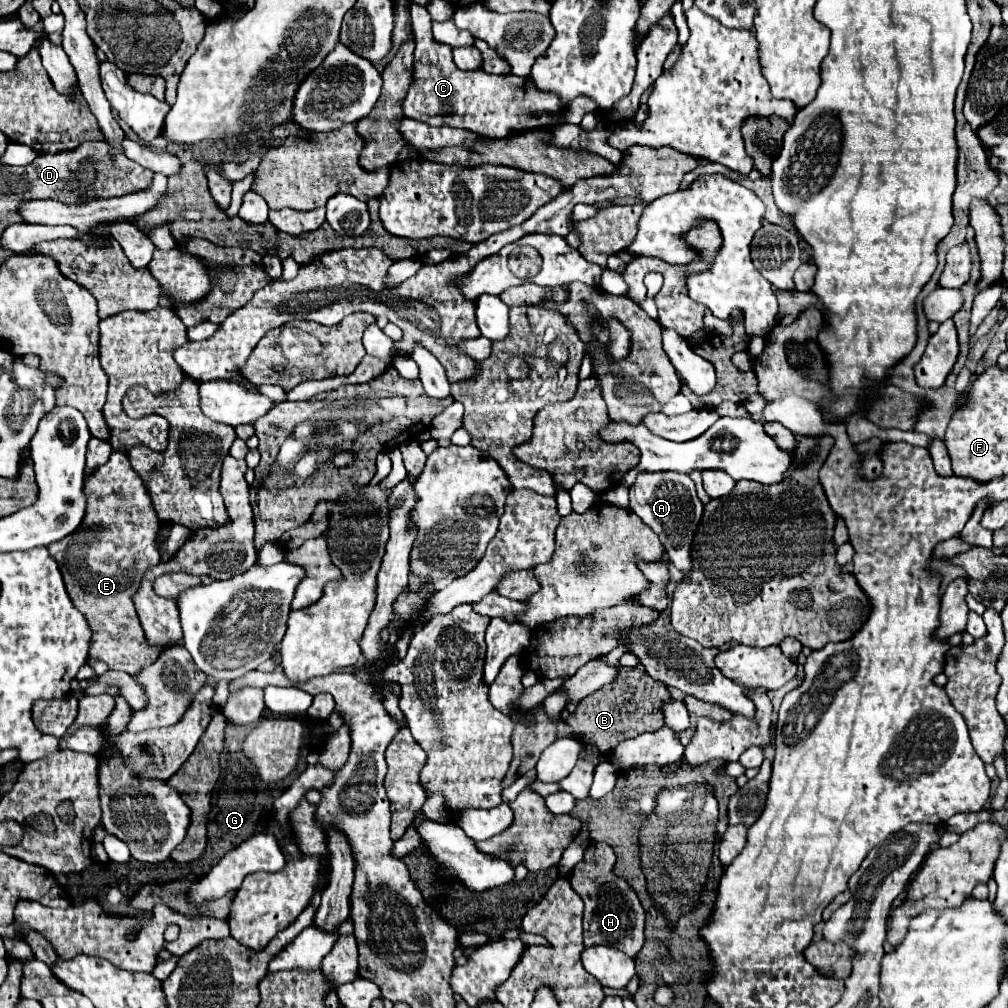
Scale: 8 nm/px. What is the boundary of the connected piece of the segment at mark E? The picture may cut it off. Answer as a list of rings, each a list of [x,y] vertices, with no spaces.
[[[114,451],[106,465],[90,473],[86,481],[86,497],[88,497],[88,511],[84,517],[84,525],[70,537],[54,541],[48,549],[60,565],[72,605],[78,607],[78,611],[90,623],[92,639],[90,639],[89,657],[104,661],[112,670],[125,670],[129,675],[135,676],[143,668],[152,665],[160,655],[158,649],[154,649],[146,641],[132,603],[132,597],[138,591],[144,571],[160,563],[160,553],[154,545],[154,537],[158,535],[160,521],[154,513],[150,495],[142,479],[138,477],[138,473],[134,473],[128,455],[122,451]]]

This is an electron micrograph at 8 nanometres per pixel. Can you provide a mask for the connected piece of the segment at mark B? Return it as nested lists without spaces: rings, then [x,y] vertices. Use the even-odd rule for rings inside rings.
[[[642,665],[618,667],[618,677],[610,685],[594,691],[590,697],[580,701],[574,713],[568,715],[566,723],[572,727],[572,735],[582,745],[594,745],[604,757],[608,757],[620,741],[646,731],[658,731],[664,725],[660,707],[668,699],[668,689],[662,683],[650,679]]]

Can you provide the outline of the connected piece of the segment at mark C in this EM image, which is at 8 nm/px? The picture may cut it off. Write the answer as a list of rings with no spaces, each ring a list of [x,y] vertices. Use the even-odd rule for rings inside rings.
[[[410,3],[412,27],[414,27],[414,83],[402,103],[404,115],[414,117],[432,127],[458,127],[470,129],[490,139],[504,139],[526,129],[556,127],[562,119],[562,101],[554,93],[542,93],[534,89],[530,77],[516,75],[488,75],[482,69],[462,71],[452,61],[452,49],[434,41],[432,19],[422,5]]]

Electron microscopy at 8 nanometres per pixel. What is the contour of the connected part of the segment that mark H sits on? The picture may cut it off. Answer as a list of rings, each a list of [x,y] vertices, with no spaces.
[[[590,843],[584,861],[580,861],[572,877],[568,879],[574,891],[582,897],[584,909],[584,945],[610,945],[624,951],[628,957],[636,957],[644,943],[644,909],[632,887],[618,875],[612,873],[610,847],[606,843]]]

